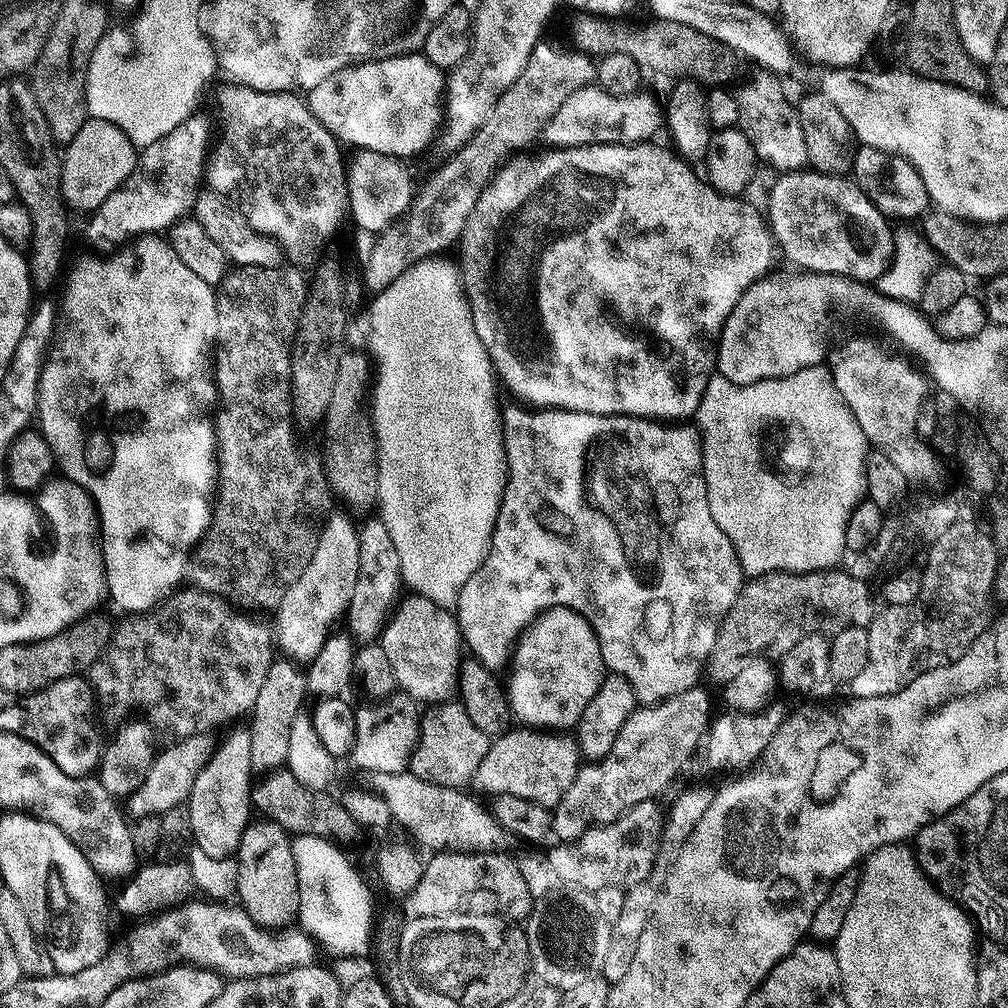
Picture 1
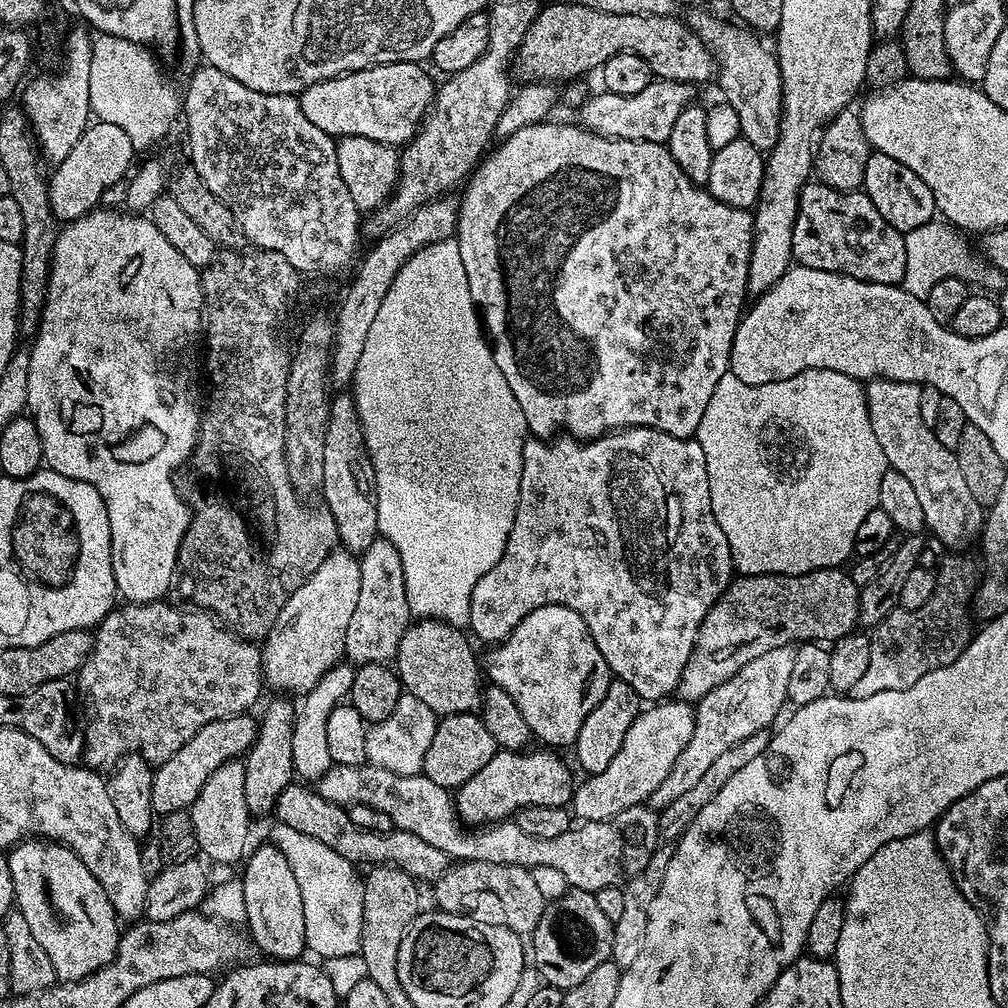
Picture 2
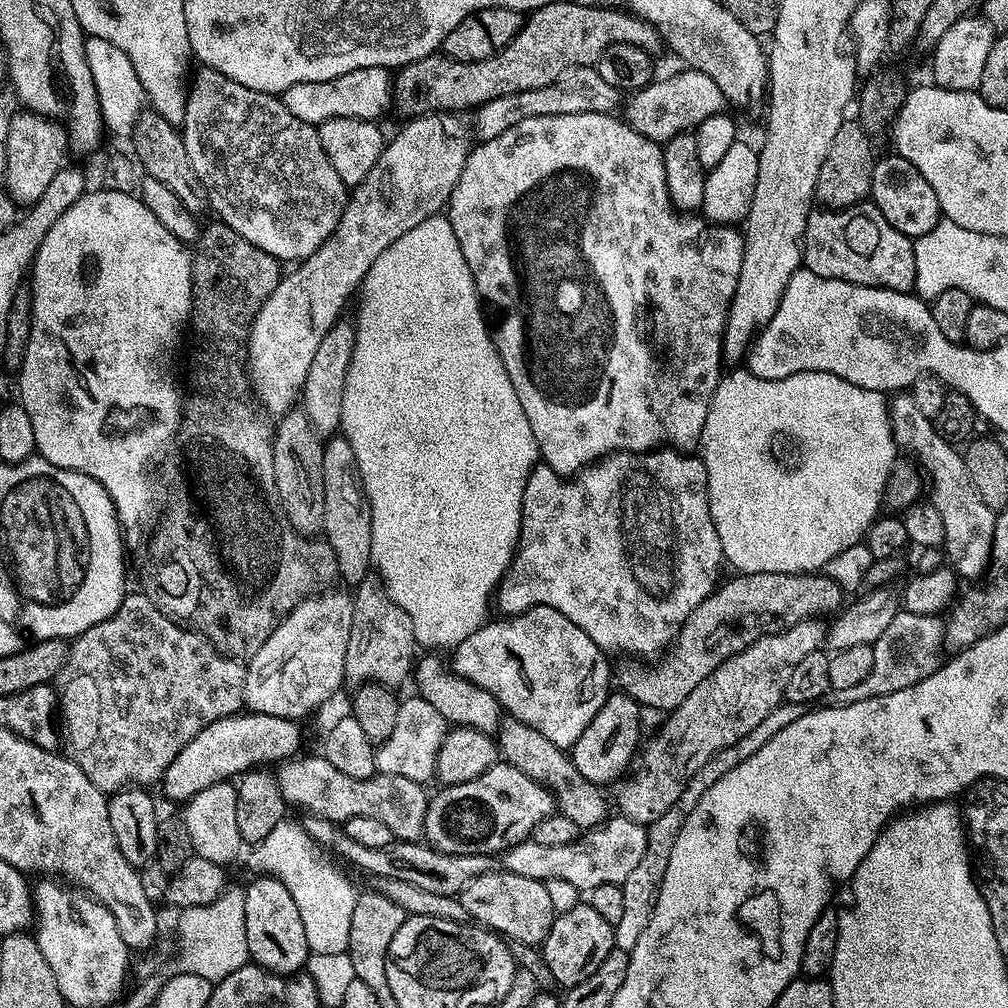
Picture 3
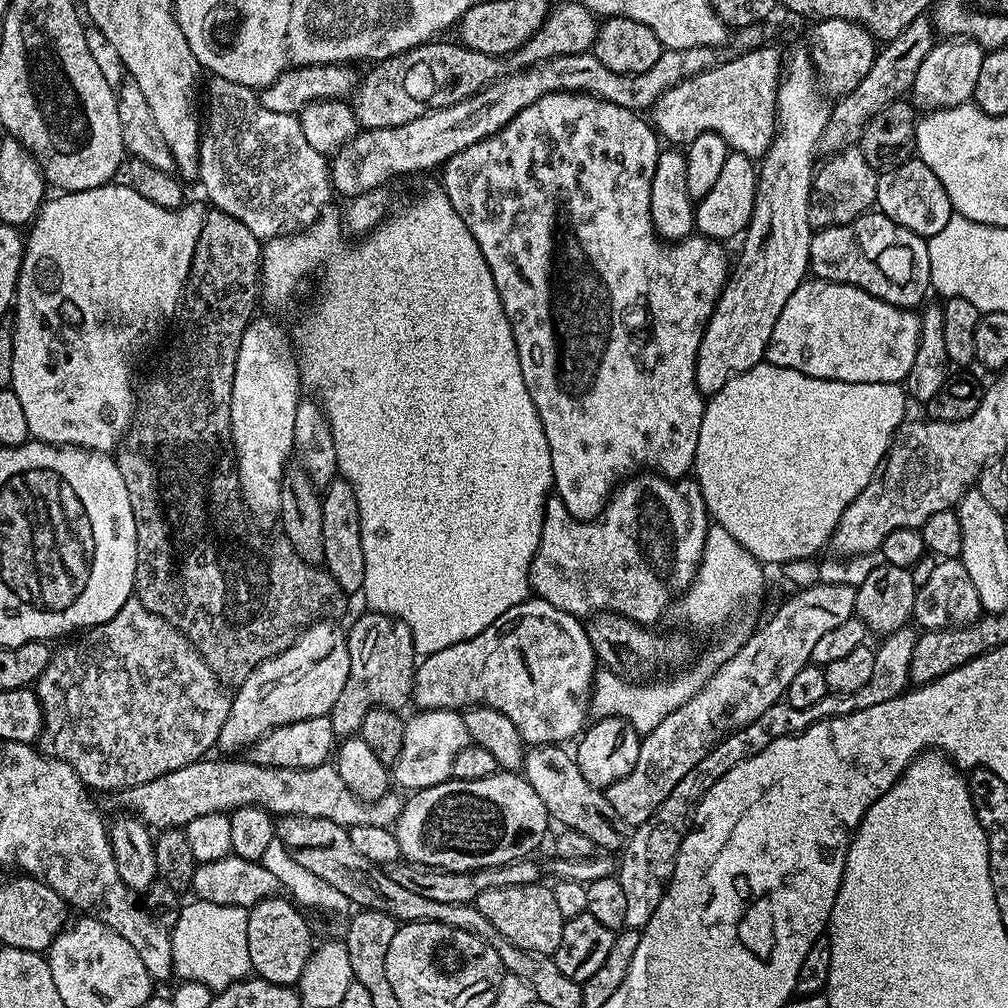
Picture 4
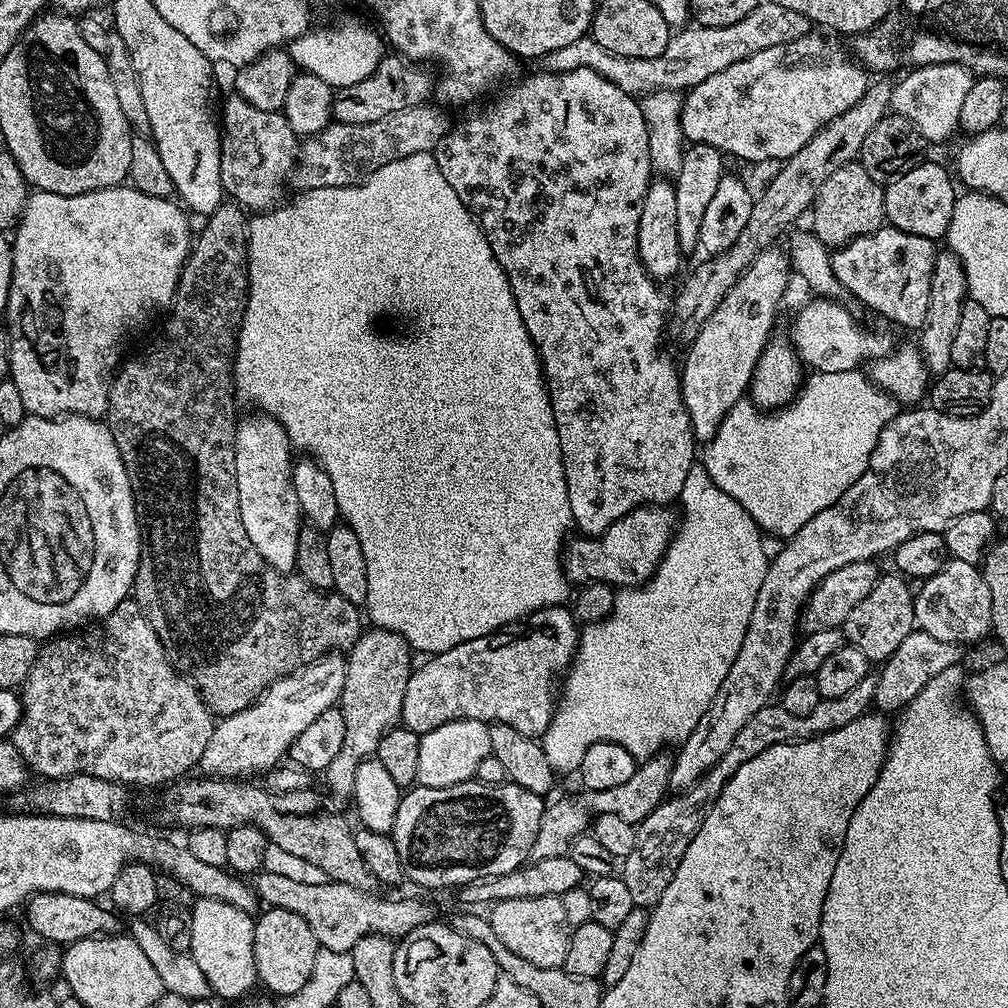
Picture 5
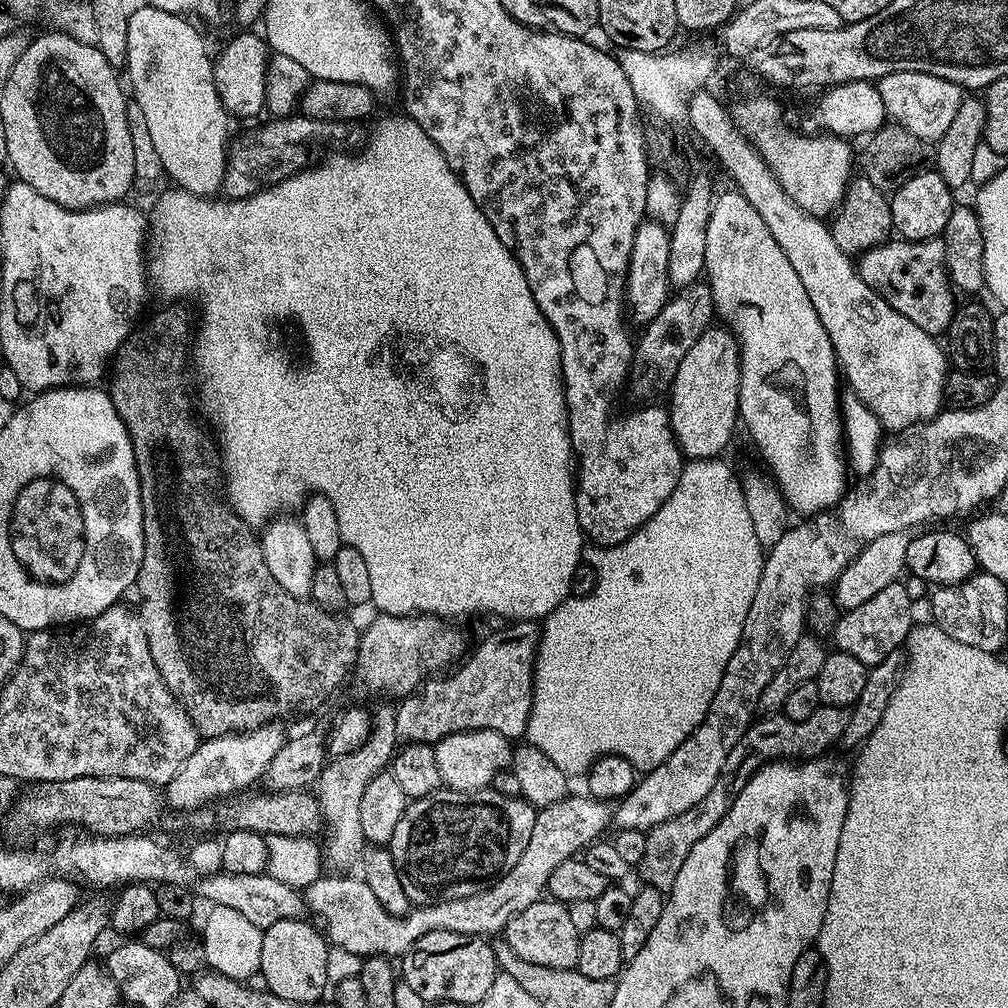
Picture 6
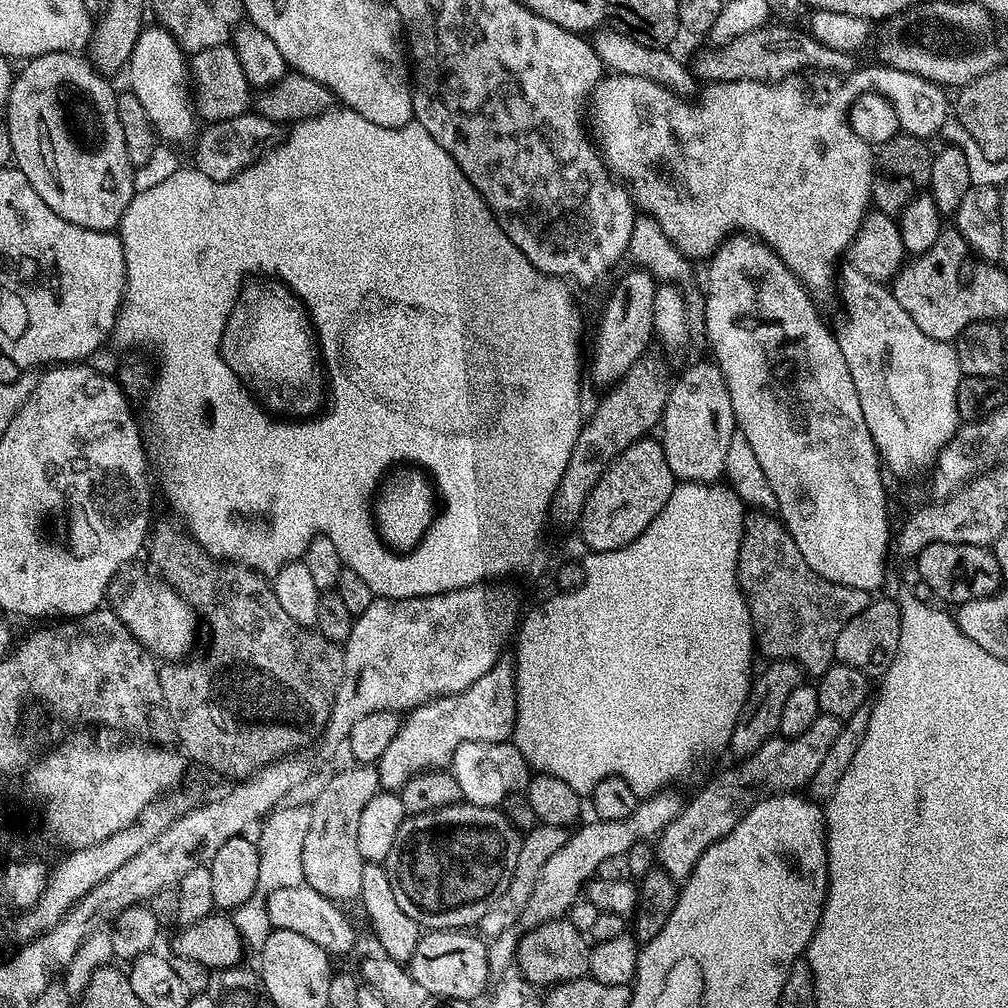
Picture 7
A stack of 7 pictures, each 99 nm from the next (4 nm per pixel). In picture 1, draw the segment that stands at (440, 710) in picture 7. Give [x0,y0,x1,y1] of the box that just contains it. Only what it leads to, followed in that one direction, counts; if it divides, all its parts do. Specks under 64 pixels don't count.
[506,608,606,730]

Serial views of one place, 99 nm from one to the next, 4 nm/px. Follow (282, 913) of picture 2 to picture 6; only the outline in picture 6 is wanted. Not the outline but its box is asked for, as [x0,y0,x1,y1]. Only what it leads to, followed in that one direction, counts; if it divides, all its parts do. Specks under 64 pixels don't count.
[259,918,330,1006]

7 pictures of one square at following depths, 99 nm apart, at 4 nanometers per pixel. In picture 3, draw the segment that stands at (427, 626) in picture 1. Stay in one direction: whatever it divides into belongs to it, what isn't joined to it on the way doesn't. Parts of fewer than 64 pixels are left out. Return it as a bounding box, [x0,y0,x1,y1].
[414,654,506,734]

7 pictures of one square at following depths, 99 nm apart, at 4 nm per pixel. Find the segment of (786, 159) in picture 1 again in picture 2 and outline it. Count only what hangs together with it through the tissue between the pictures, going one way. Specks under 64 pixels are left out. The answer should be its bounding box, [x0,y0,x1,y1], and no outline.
[686,12,784,149]

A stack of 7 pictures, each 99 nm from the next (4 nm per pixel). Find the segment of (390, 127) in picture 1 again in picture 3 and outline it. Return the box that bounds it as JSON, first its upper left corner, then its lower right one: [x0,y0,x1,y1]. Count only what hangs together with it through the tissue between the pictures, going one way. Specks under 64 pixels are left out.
[282,68,393,126]

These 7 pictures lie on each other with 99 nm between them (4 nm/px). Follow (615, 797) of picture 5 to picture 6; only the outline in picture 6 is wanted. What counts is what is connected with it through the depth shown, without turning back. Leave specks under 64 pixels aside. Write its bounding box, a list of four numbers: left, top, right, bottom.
[490,794,609,930]

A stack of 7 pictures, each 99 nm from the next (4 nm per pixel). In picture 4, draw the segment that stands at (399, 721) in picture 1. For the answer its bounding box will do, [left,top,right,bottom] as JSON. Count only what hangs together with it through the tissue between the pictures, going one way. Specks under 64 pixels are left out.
[390,708,470,790]

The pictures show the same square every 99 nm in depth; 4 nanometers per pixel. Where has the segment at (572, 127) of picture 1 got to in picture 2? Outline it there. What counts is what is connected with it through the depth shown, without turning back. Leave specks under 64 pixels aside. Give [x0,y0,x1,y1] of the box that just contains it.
[579,79,693,144]

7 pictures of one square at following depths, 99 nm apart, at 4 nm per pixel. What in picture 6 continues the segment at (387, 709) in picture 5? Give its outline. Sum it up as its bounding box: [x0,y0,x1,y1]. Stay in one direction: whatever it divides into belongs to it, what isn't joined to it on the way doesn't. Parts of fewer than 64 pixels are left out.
[318,710,397,860]

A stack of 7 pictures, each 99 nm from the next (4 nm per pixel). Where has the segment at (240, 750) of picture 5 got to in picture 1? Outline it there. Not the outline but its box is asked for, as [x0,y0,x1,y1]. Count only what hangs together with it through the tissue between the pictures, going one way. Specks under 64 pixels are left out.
[274,511,358,662]

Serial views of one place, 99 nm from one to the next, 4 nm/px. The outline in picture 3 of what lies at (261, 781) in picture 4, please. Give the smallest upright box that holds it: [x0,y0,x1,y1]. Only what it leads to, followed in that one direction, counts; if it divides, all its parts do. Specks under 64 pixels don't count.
[275,754,430,842]

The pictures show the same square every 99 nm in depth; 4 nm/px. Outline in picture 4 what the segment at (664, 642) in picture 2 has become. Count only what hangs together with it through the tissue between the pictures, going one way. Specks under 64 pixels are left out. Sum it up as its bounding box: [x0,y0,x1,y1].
[528,470,709,626]

